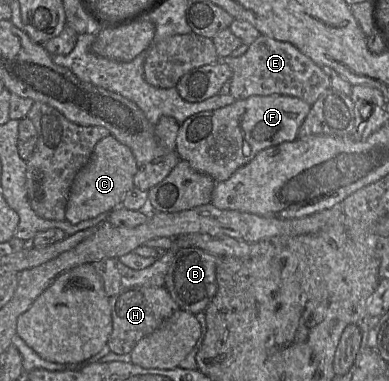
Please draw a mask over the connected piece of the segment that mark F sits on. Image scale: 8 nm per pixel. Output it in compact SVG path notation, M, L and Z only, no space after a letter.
M276 94L236 100L228 106L194 114L181 123L175 152L195 170L222 182L264 149L296 140L310 109L311 105L301 99Z

